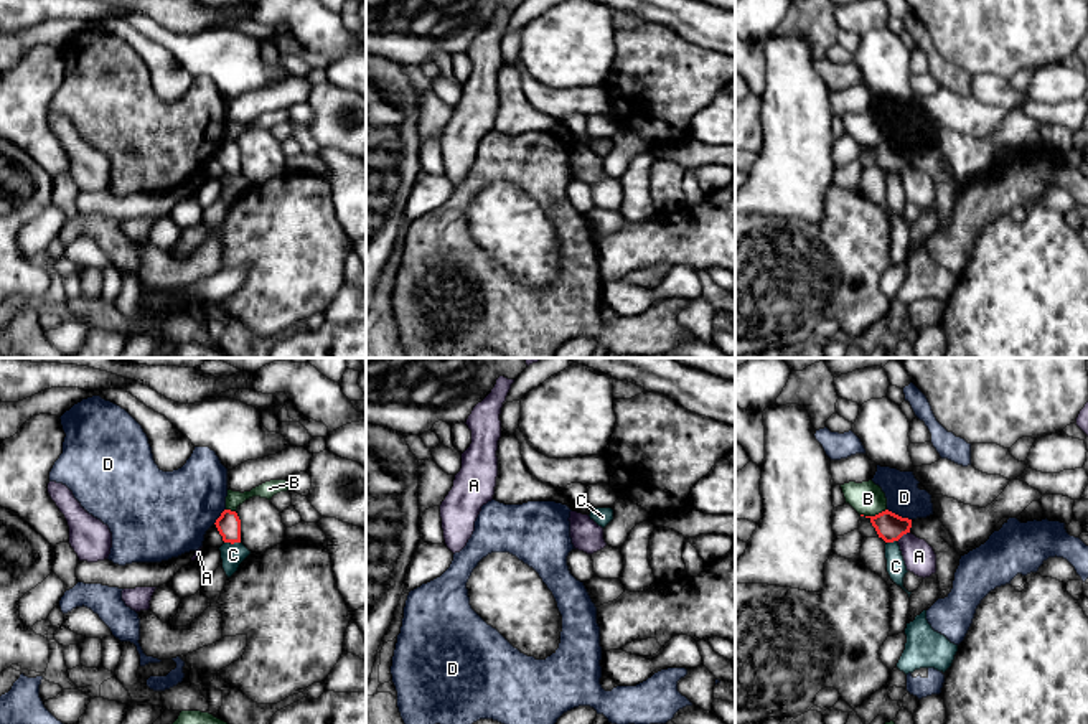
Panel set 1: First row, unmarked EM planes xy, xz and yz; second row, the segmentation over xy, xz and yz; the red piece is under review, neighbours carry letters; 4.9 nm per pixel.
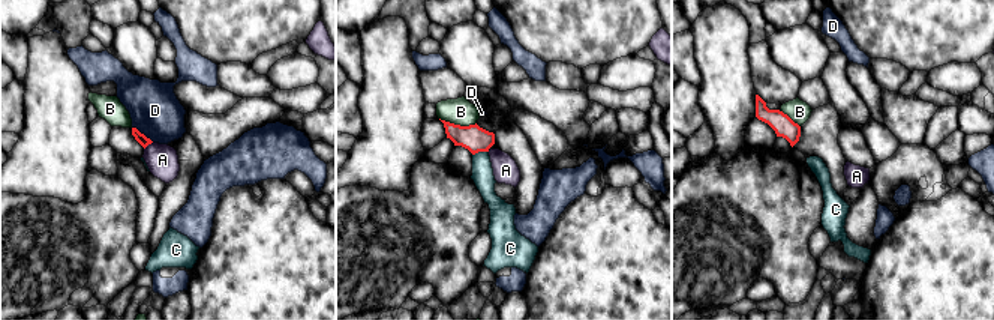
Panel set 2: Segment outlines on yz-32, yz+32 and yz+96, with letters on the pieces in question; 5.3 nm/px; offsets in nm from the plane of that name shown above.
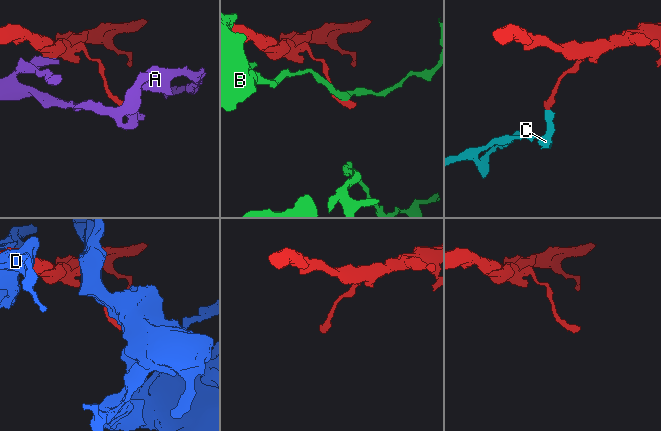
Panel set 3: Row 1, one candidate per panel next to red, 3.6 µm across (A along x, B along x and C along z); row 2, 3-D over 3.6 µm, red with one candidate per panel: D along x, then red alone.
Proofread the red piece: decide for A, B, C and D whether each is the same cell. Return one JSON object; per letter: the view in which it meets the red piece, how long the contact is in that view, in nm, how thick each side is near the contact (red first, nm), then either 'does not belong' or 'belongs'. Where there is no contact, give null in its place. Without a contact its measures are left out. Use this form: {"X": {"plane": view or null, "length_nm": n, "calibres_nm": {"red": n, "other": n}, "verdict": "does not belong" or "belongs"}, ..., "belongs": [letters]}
{"A": {"plane": "yz", "length_nm": 80, "calibres_nm": {"red": 140, "other": 150}, "verdict": "does not belong"}, "B": {"plane": "yz", "length_nm": 130, "calibres_nm": {"red": 140, "other": 160}, "verdict": "does not belong"}, "C": {"plane": "xy", "length_nm": 80, "calibres_nm": {"red": 120, "other": 110}, "verdict": "does not belong"}, "D": {"plane": "yz", "length_nm": 130, "calibres_nm": {"red": 140, "other": 170}, "verdict": "does not belong"}, "belongs": []}

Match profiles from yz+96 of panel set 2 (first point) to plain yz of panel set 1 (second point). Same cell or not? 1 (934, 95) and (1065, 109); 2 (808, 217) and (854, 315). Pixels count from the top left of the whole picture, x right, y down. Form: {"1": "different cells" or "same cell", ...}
{"1": "same cell", "2": "same cell"}

